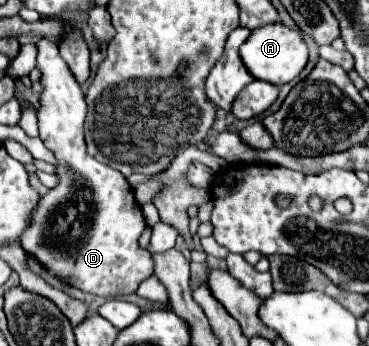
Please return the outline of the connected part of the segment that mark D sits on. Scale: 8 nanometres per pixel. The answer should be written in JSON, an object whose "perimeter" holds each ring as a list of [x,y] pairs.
{"perimeter":[[[41,40],[35,46],[37,46],[37,70],[41,72],[39,82],[43,86],[41,108],[39,108],[39,136],[59,162],[57,164],[59,186],[53,188],[47,196],[41,196],[31,226],[23,234],[21,240],[23,250],[41,260],[41,264],[47,266],[51,272],[57,272],[57,276],[69,278],[73,286],[77,286],[83,292],[91,292],[105,298],[113,298],[117,294],[131,294],[145,278],[153,274],[153,258],[147,250],[139,246],[139,236],[147,226],[141,206],[137,204],[133,190],[121,172],[97,162],[85,152],[83,122],[87,116],[87,104],[81,86],[69,72],[65,60],[59,56],[57,44]]]}

